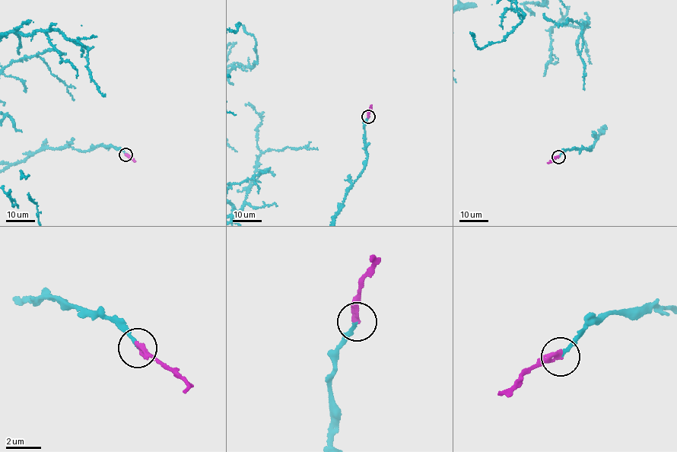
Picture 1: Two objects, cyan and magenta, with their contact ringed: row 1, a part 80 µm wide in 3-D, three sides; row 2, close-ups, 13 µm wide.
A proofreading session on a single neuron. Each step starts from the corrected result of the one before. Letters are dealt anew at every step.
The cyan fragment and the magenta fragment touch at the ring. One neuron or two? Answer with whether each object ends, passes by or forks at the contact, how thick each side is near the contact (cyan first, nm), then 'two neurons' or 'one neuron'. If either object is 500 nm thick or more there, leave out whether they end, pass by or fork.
cyan ends there; magenta ends there; 170 nm thick on the cyan side, 280 nm on the other; one neuron

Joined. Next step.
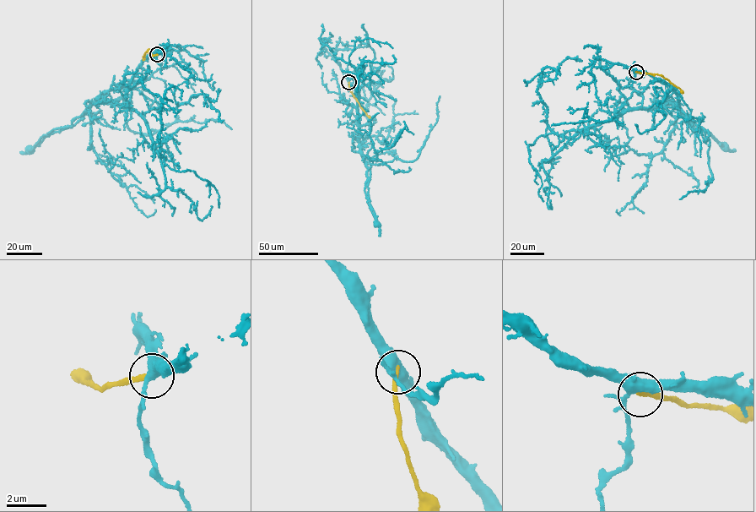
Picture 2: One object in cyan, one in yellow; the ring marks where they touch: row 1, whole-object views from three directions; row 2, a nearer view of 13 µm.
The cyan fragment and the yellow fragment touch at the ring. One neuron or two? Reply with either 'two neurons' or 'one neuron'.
two neurons

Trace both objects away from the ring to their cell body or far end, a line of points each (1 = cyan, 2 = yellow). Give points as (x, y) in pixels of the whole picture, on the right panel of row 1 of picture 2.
1: (635, 72), (674, 90), (675, 106), (709, 140), (710, 182), (679, 198)
2: (636, 72), (661, 75), (683, 93)

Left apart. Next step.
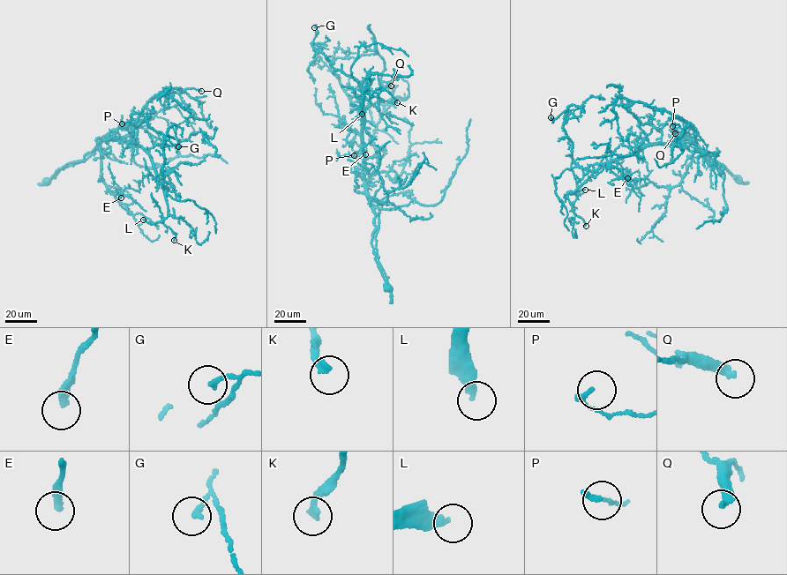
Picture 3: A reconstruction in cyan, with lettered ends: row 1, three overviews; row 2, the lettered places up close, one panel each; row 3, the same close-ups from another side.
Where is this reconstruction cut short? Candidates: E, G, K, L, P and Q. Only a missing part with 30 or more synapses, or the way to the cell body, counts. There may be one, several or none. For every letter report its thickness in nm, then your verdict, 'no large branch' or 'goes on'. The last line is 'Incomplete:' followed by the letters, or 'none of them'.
E: calibre 300 nm; no large branch
G: calibre 180 nm; no large branch
K: calibre 240 nm; no large branch
L: calibre 280 nm; goes on
P: calibre 170 nm; no large branch
Q: calibre 320 nm; no large branch
Incomplete: L

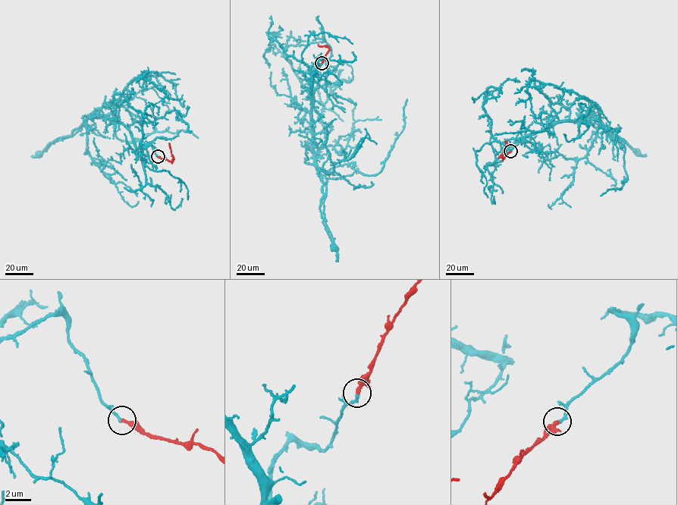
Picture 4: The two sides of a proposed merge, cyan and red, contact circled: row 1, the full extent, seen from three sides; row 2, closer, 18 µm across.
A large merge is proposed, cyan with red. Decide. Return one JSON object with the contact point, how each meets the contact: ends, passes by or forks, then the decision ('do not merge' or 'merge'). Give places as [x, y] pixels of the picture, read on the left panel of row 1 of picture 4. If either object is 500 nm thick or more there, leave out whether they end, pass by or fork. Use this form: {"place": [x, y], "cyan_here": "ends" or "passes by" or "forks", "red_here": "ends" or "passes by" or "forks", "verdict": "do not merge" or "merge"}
{"place": [158, 156], "cyan_here": "ends", "red_here": "ends", "verdict": "merge"}

